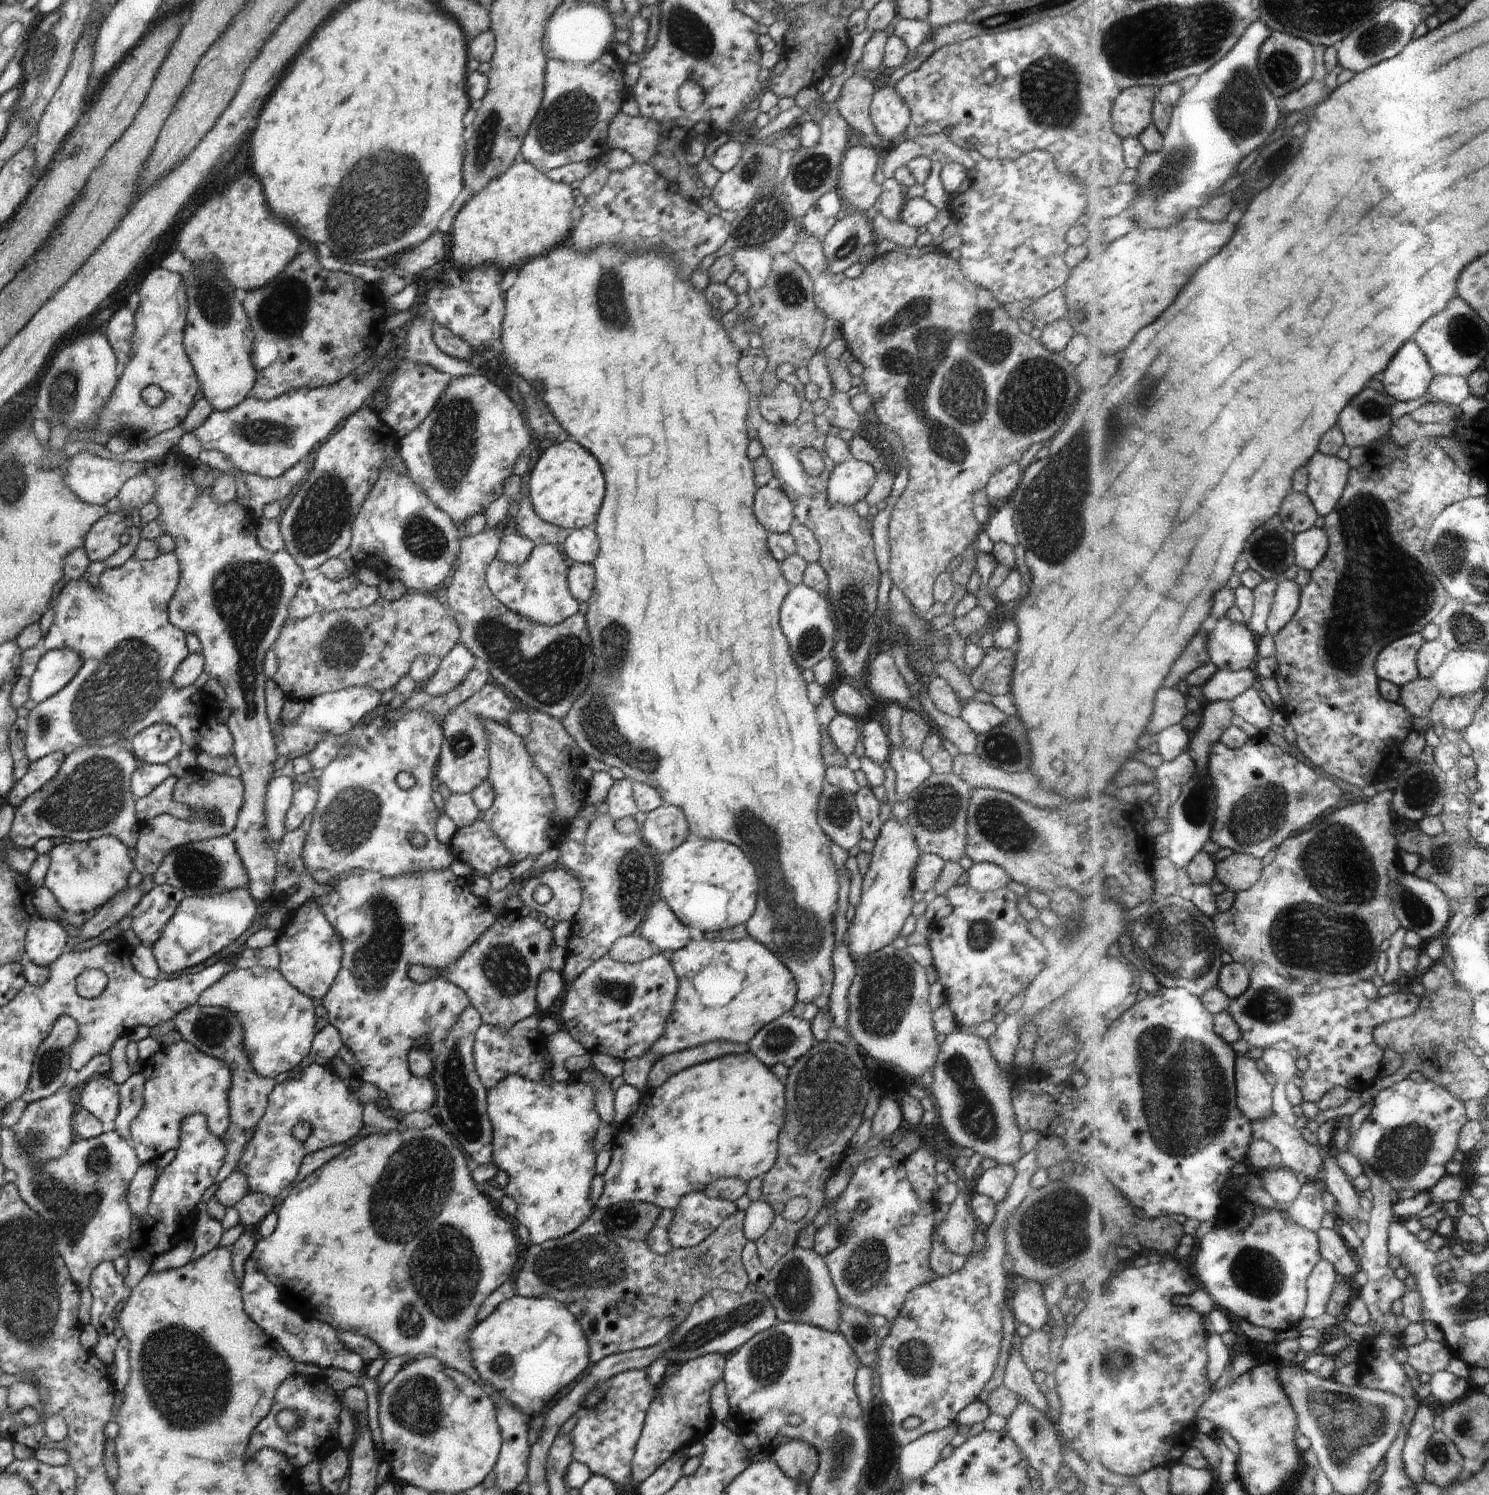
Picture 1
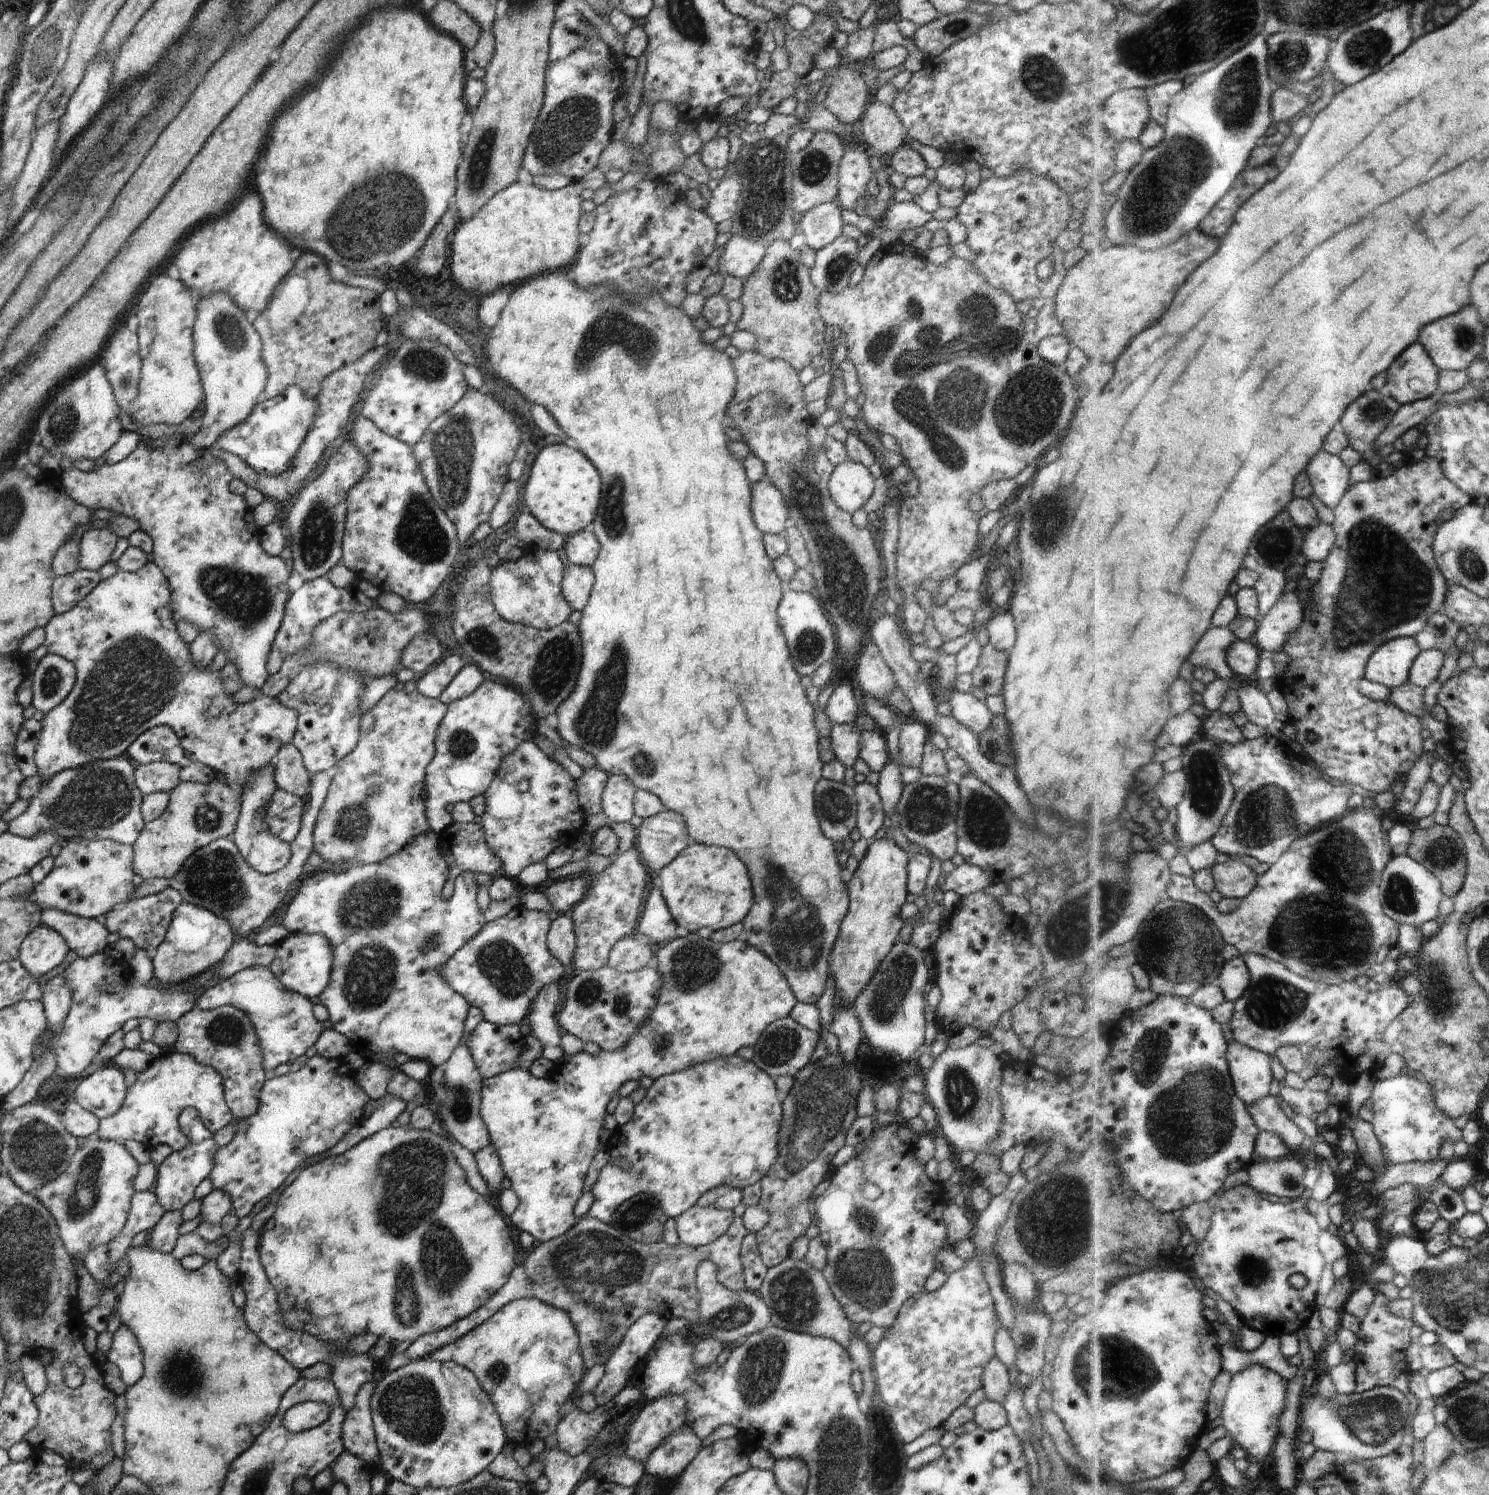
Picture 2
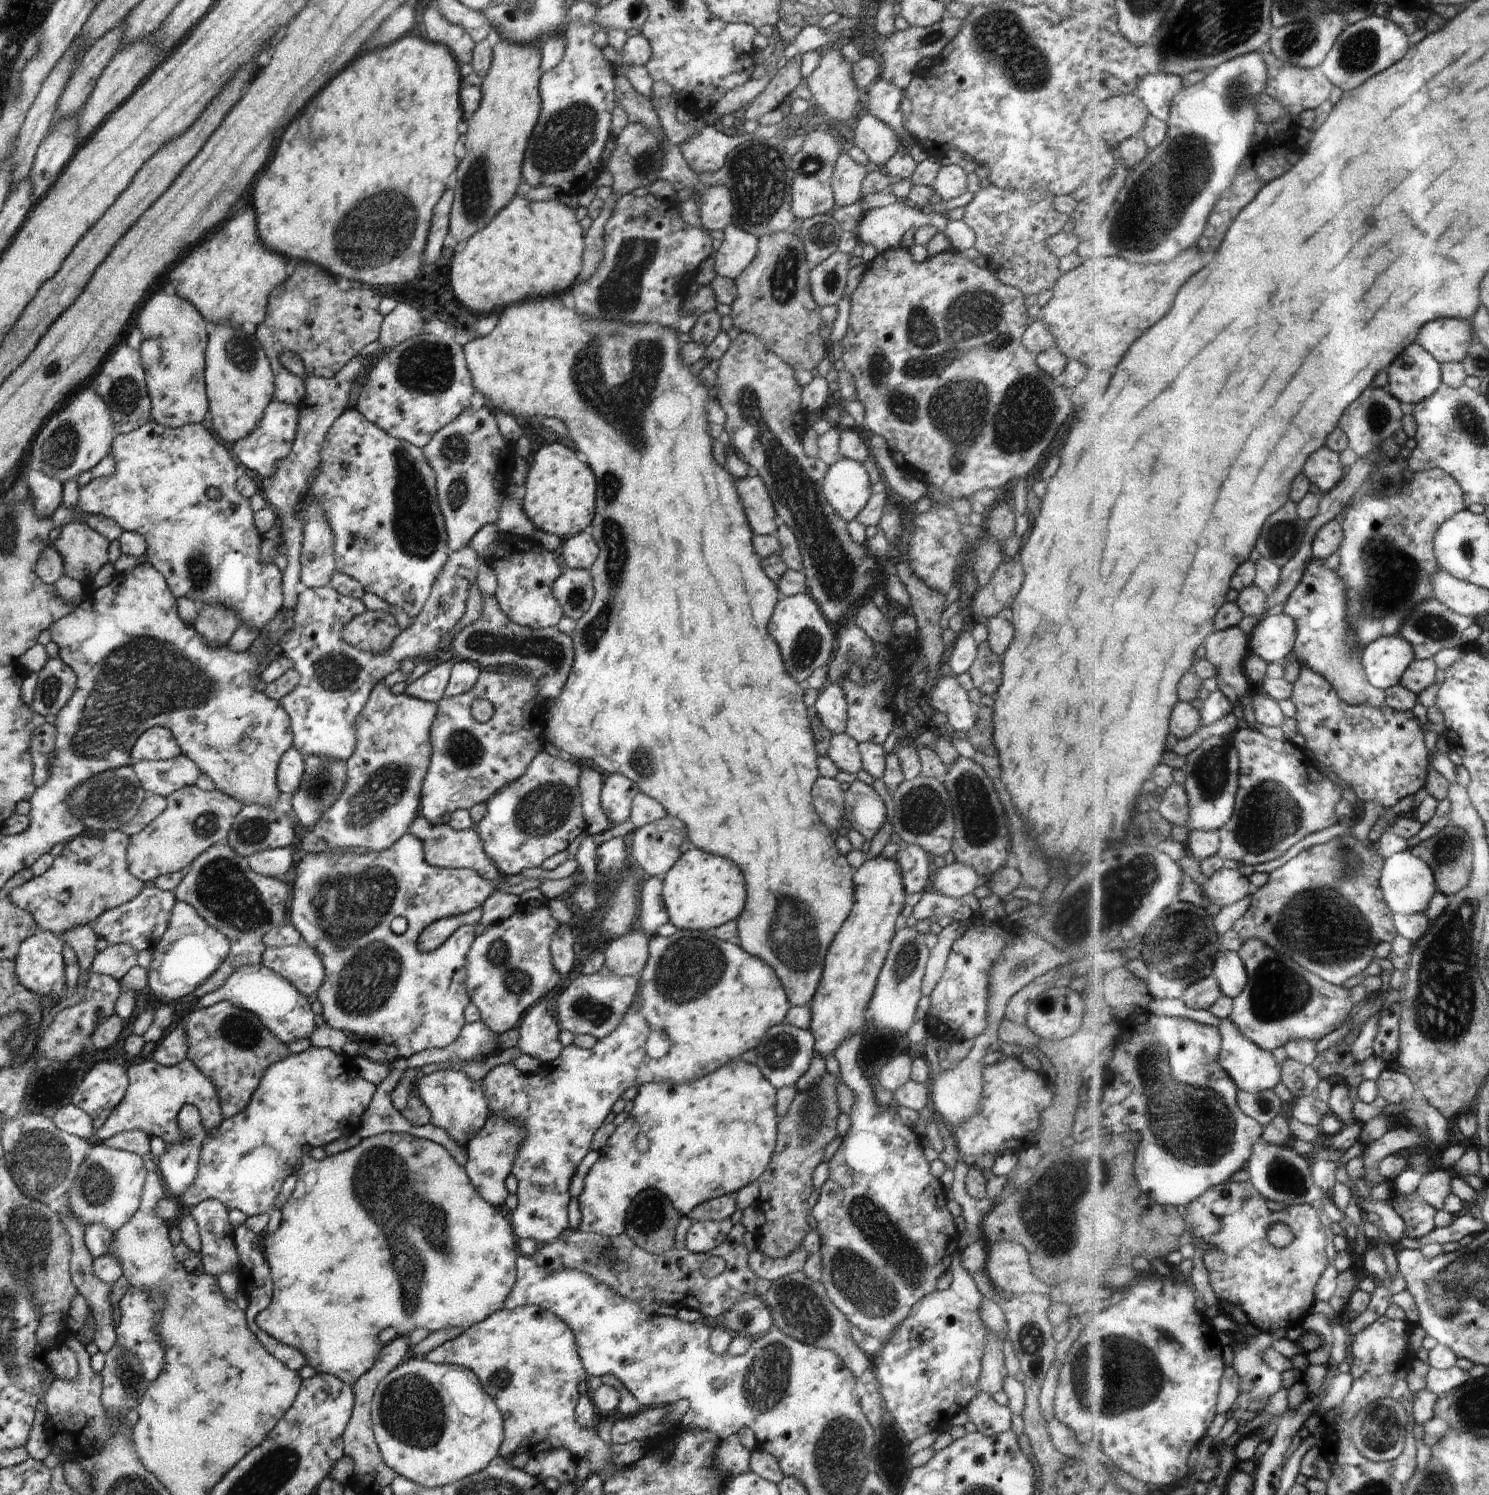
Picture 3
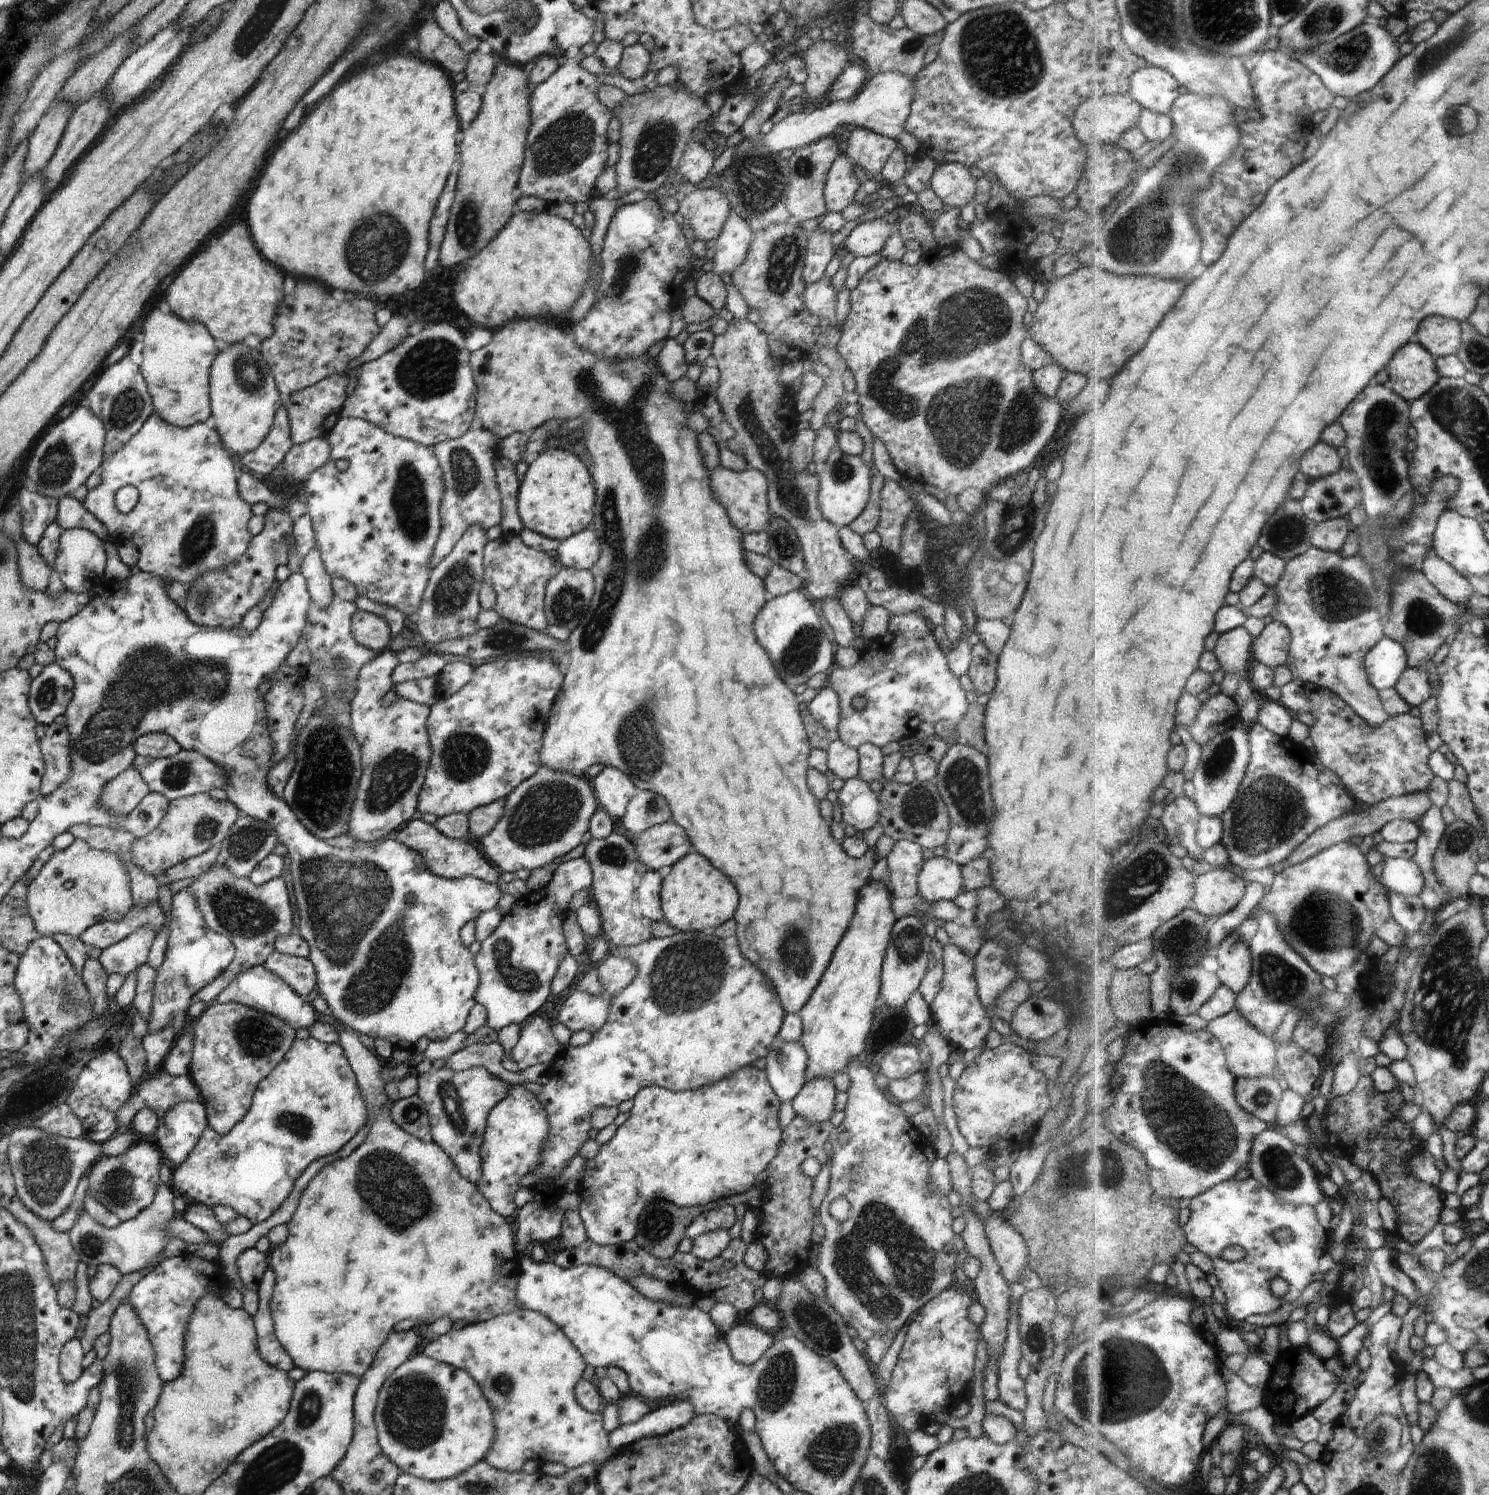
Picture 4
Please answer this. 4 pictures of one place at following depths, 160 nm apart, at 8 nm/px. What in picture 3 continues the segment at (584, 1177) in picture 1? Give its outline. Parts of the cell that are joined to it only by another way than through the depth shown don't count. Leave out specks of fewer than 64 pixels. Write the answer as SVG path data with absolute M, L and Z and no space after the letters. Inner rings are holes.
M677 929L677 932L669 937L661 937L659 935L652 935L649 937L649 957L645 964L644 970L637 980L639 982L639 991L632 999L627 1012L623 1014L617 1027L602 1040L599 1040L591 1049L581 1049L576 1045L565 1046L556 1060L541 1063L541 1069L538 1074L522 1073L516 1069L513 1064L498 1065L482 1080L483 1091L485 1099L488 1103L488 1115L502 1115L505 1119L512 1119L516 1121L525 1130L525 1139L520 1144L517 1151L517 1159L513 1164L511 1174L515 1175L518 1180L518 1205L512 1211L508 1218L513 1226L513 1231L518 1238L532 1238L539 1245L551 1243L561 1236L562 1232L569 1228L569 1204L572 1200L570 1196L571 1178L584 1156L591 1151L591 1142L593 1136L596 1134L598 1128L603 1125L606 1116L612 1112L612 1106L618 1098L628 1090L628 1088L638 1088L646 1083L666 1083L669 1081L672 1084L684 1084L695 1081L696 1079L706 1076L708 1073L713 1073L717 1068L724 1066L728 1061L740 1058L740 1054L744 1054L746 1050L754 1050L762 1038L766 1036L766 1032L773 1026L785 1023L785 1018L791 1004L787 999L786 993L776 976L776 973L768 964L764 964L760 958L754 958L750 954L746 954L743 947L738 943L731 943L720 940L713 934L708 934L707 931L689 931ZM648 1040L670 1040L670 1049L661 1058L651 1058L646 1053L646 1042Z

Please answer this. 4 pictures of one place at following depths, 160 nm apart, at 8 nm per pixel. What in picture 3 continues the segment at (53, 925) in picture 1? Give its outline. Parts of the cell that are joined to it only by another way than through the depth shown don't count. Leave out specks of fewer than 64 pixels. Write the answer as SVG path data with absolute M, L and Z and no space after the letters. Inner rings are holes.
M38 930L36 934L29 936L19 945L15 969L20 984L44 1000L64 997L67 994L67 986L63 961L63 946L65 945L63 938L50 931Z

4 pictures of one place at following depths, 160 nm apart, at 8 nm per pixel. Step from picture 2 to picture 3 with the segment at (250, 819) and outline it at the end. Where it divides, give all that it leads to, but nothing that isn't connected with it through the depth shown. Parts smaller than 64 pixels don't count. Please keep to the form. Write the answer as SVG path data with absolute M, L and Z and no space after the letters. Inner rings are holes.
M288 847L265 850L250 855L246 860L256 874L275 879L283 879L294 862Z

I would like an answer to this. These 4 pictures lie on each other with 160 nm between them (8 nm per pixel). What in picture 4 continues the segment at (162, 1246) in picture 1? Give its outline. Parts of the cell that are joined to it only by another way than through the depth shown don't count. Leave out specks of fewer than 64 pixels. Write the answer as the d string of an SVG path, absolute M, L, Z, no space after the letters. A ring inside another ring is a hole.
M183 1100L172 1105L161 1119L153 1141L165 1162L176 1168L195 1148L202 1131L208 1126L207 1112L200 1100Z

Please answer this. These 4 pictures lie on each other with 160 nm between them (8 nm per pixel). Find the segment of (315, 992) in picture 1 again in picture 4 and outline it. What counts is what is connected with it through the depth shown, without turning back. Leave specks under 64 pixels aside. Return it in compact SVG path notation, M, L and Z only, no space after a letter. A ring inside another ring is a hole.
M274 950L263 965L289 983L290 988L300 996L306 997L316 988L317 974L309 958L286 956Z

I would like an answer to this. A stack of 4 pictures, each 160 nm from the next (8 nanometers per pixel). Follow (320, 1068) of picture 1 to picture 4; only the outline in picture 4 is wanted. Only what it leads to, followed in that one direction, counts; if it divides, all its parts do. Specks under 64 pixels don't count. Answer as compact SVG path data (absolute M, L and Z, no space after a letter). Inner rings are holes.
M312 1036L301 1040L296 1038L293 1040L292 1046L288 1049L286 1056L276 1065L276 1068L273 1068L273 1071L258 1083L249 1111L238 1124L232 1127L228 1135L219 1135L210 1126L206 1126L195 1148L191 1150L191 1153L183 1160L183 1163L180 1163L176 1168L172 1168L173 1184L182 1196L186 1196L188 1200L193 1200L194 1203L202 1203L211 1208L217 1204L226 1204L226 1206L234 1208L239 1215L248 1217L248 1220L251 1220L253 1225L264 1222L282 1206L282 1203L292 1192L294 1183L300 1178L306 1167L316 1159L334 1155L348 1141L351 1141L358 1134L358 1131L367 1124L373 1110L374 1103L362 1100L355 1074L351 1069L344 1049L339 1044L326 1044L316 1040Z

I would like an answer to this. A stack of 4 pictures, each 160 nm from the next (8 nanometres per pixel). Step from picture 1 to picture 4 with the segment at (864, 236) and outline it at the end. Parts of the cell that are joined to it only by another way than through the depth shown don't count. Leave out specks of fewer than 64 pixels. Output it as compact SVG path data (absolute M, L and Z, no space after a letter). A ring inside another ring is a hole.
M823 276L818 282L805 288L804 304L806 310L814 316L821 317L823 322L835 323L837 291L832 287L830 278Z

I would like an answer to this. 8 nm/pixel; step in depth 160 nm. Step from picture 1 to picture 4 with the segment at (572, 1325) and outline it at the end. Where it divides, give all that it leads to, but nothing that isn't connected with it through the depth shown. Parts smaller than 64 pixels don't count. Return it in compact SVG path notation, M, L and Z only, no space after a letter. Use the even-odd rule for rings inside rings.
M520 1309L487 1321L472 1322L426 1344L425 1353L441 1363L465 1370L479 1384L492 1409L495 1426L493 1445L483 1459L494 1468L513 1473L520 1471L526 1461L538 1460L541 1464L560 1462L568 1469L594 1463L598 1472L606 1461L618 1454L610 1448L601 1411L588 1412L576 1400L574 1389L587 1364L572 1341L546 1315Z

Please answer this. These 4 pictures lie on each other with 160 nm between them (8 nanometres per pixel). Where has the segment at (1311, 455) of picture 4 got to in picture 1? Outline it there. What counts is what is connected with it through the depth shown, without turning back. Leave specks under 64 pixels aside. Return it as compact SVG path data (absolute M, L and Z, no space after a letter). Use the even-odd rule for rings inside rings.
M1318 451L1311 462L1311 481L1307 493L1312 497L1320 515L1332 514L1347 489L1352 466L1338 455Z

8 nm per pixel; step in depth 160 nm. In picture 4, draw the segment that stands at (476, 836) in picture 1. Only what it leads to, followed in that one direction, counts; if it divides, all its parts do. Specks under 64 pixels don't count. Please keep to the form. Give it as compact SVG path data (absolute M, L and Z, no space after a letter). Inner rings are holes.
M412 819L399 831L393 833L392 838L404 843L409 849L415 850L424 859L428 870L445 879L461 879L464 877L476 877L487 883L500 884L515 880L515 873L501 873L483 854L480 854L472 844L458 839L448 838L444 833L436 830L434 825L426 823L423 819Z

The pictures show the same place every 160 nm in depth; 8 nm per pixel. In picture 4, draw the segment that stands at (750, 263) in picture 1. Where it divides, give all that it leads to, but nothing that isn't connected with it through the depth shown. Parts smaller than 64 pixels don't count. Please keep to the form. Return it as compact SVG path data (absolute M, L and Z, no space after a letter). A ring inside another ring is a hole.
M731 210L716 240L713 272L721 276L740 266L746 258L753 236L748 222Z

